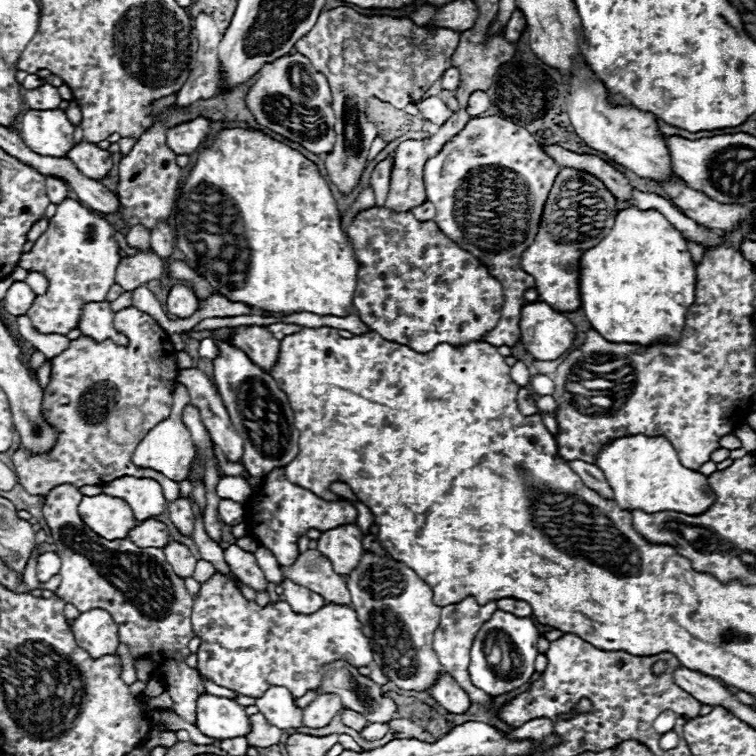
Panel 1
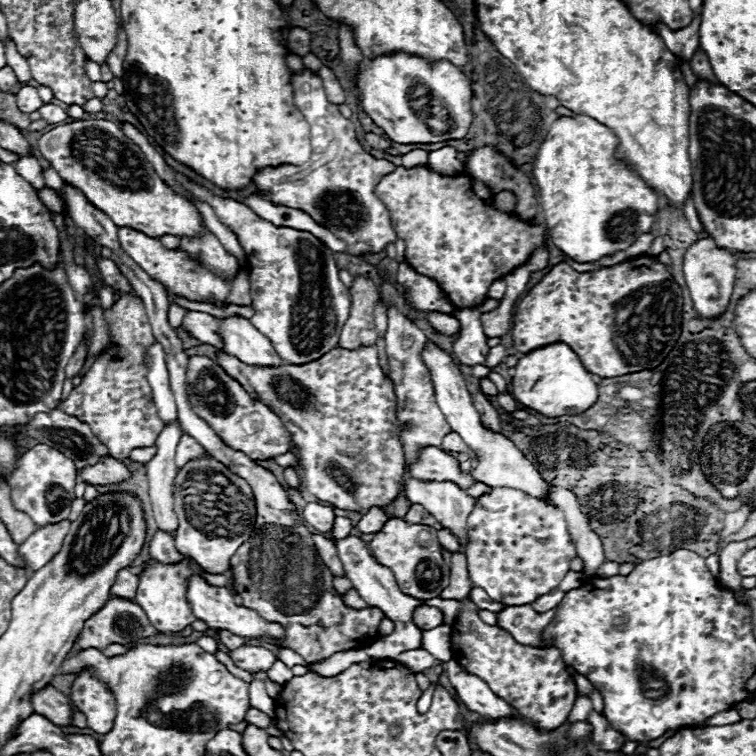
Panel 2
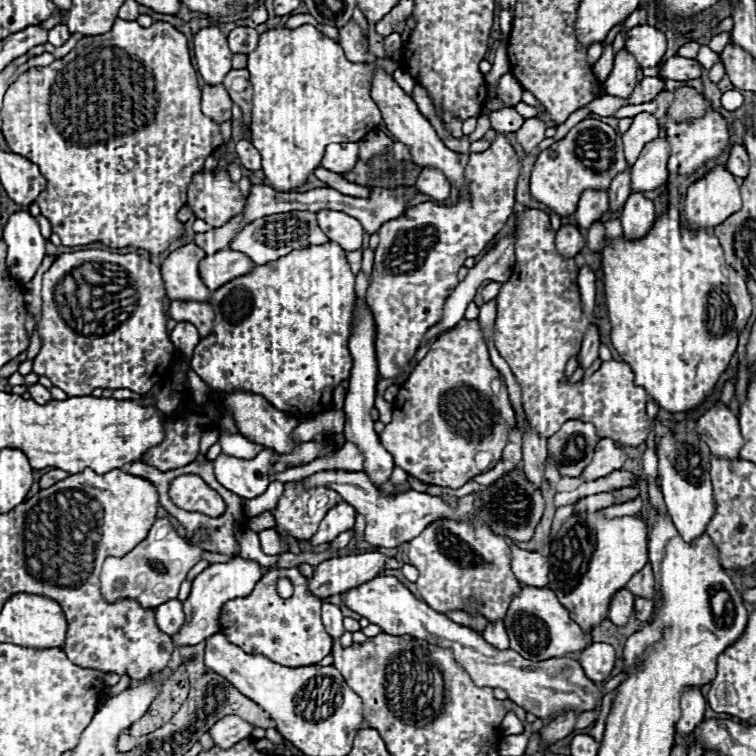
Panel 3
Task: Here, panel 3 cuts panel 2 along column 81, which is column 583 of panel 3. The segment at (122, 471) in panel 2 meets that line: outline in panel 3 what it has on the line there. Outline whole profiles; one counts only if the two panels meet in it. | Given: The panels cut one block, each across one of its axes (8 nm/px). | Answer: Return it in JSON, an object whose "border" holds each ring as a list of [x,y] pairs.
{"border":[[[602,438],[598,442],[598,448],[594,452],[592,462],[584,468],[582,476],[584,480],[598,480],[614,470],[620,470],[624,466],[626,460],[626,452],[624,446],[620,446],[618,442],[614,442],[612,438]]]}

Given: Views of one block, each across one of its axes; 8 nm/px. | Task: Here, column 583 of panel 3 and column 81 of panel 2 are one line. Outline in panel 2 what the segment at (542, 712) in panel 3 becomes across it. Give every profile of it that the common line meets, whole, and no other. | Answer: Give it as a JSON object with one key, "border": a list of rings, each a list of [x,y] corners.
{"border":[[[82,670],[72,684],[72,704],[86,716],[88,728],[98,734],[112,730],[116,718],[116,698],[110,688],[96,678],[94,672]]]}

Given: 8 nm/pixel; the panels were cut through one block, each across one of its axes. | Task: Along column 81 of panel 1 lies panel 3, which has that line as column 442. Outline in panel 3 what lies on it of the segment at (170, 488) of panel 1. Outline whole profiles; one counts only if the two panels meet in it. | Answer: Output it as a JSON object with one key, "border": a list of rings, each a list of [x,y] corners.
{"border":[[[462,320],[452,332],[438,338],[428,354],[414,368],[410,378],[402,384],[396,400],[392,422],[380,434],[382,446],[394,456],[394,464],[410,476],[418,476],[426,484],[446,486],[452,490],[462,488],[470,478],[488,472],[502,458],[508,440],[508,430],[516,426],[510,402],[498,400],[490,384],[500,372],[490,364],[488,348],[482,338],[478,320]]]}

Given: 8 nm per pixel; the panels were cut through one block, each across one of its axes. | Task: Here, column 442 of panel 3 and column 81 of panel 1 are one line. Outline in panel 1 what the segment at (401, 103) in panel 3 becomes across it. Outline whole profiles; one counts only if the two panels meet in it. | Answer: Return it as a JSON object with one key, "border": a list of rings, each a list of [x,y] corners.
{"border":[[[80,142],[78,146],[74,146],[68,152],[68,158],[90,180],[106,178],[114,166],[110,152],[98,148],[96,144],[86,144],[86,142]]]}

